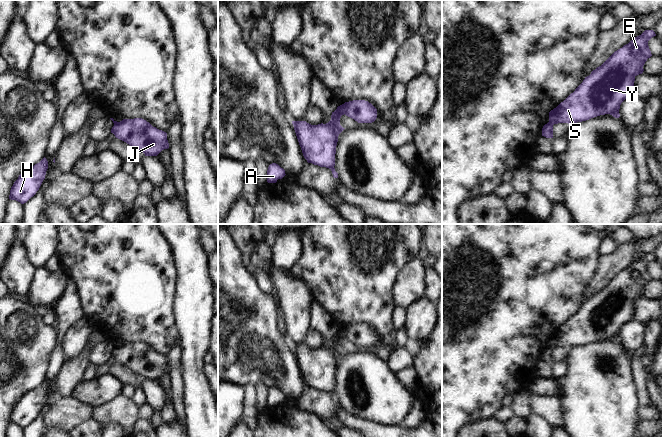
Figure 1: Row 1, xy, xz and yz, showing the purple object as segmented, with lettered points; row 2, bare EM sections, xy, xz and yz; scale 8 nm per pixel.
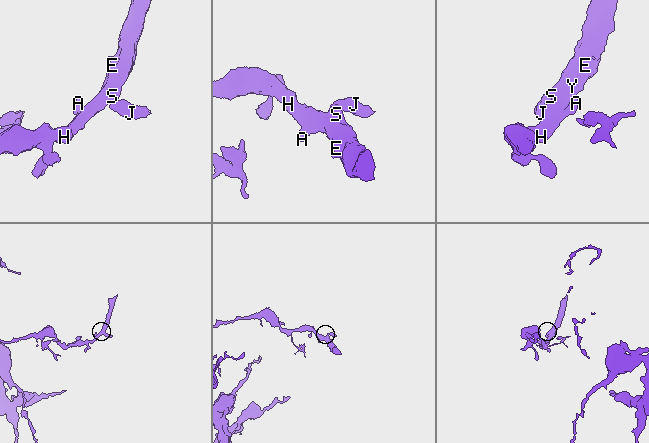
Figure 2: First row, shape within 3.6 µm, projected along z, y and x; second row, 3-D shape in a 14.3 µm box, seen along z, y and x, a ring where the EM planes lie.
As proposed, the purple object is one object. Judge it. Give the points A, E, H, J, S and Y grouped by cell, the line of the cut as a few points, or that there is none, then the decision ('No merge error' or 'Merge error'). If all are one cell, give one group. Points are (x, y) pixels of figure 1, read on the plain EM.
Groups: A E H S Y / J. Split along xz (339, 330), (344, 337). Merge error.

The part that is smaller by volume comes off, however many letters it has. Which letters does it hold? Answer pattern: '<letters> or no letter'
J.

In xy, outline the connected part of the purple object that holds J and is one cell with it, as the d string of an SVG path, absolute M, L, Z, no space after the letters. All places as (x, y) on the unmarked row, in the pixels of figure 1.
M142 342L123 343L114 348L111 357L145 380L157 380L169 372L167 357Z

